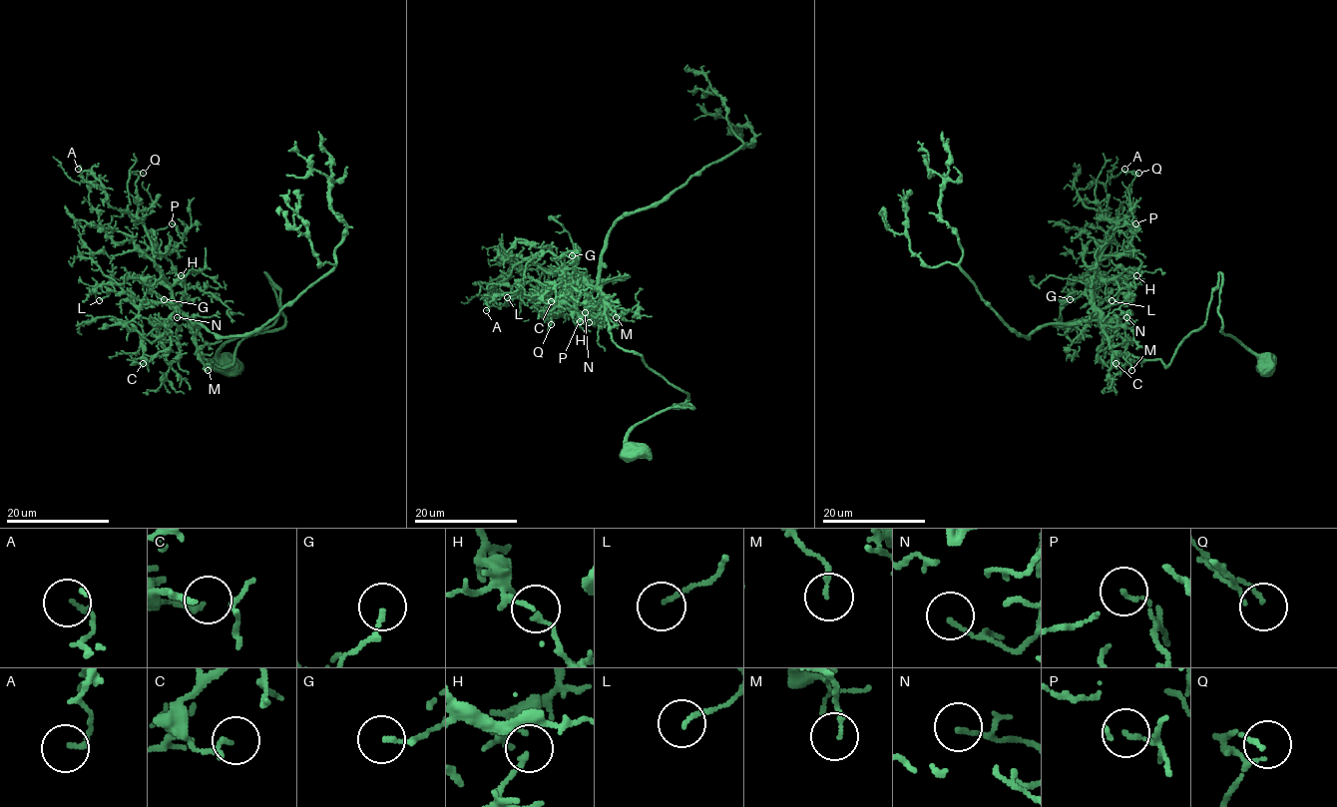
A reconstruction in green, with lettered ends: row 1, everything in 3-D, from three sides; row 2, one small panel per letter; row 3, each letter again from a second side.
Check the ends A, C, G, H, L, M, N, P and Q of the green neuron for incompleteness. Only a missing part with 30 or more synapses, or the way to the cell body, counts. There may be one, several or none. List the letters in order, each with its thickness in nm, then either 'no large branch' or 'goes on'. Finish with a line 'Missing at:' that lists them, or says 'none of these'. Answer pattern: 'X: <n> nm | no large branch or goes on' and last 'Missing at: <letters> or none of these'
A: 150 nm | no large branch
C: 160 nm | no large branch
G: 130 nm | no large branch
H: 140 nm | no large branch
L: 120 nm | no large branch
M: 130 nm | goes on
N: 130 nm | no large branch
P: 80 nm | no large branch
Q: 120 nm | no large branch
Missing at: M

